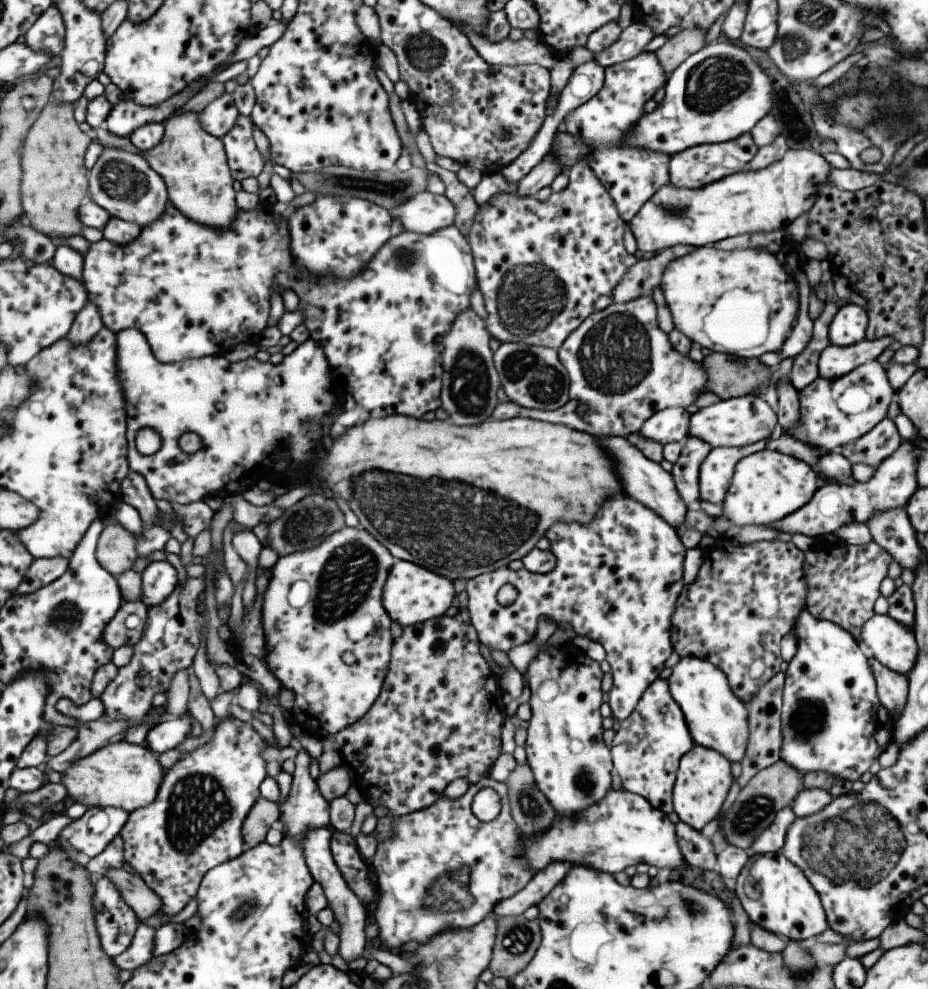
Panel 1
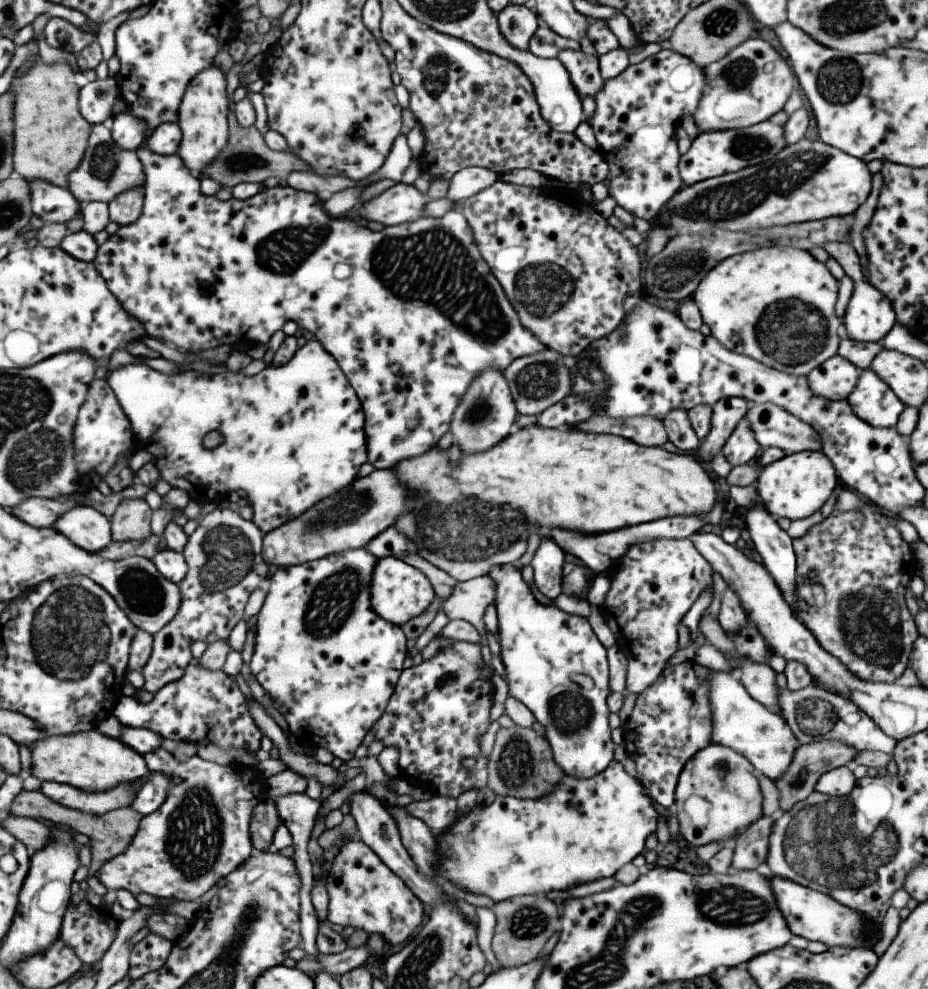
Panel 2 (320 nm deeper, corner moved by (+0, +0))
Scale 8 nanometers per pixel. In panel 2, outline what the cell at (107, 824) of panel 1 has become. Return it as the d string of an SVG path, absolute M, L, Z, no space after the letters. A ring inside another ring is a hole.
M148 771L146 778L140 784L132 803L129 805L142 816L152 813L163 804L170 776L164 772Z

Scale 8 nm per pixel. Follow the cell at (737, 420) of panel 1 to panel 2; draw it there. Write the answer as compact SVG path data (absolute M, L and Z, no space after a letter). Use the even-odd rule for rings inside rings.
M756 403L746 410L759 449L775 446L787 454L820 451L821 441L814 428L771 403Z

